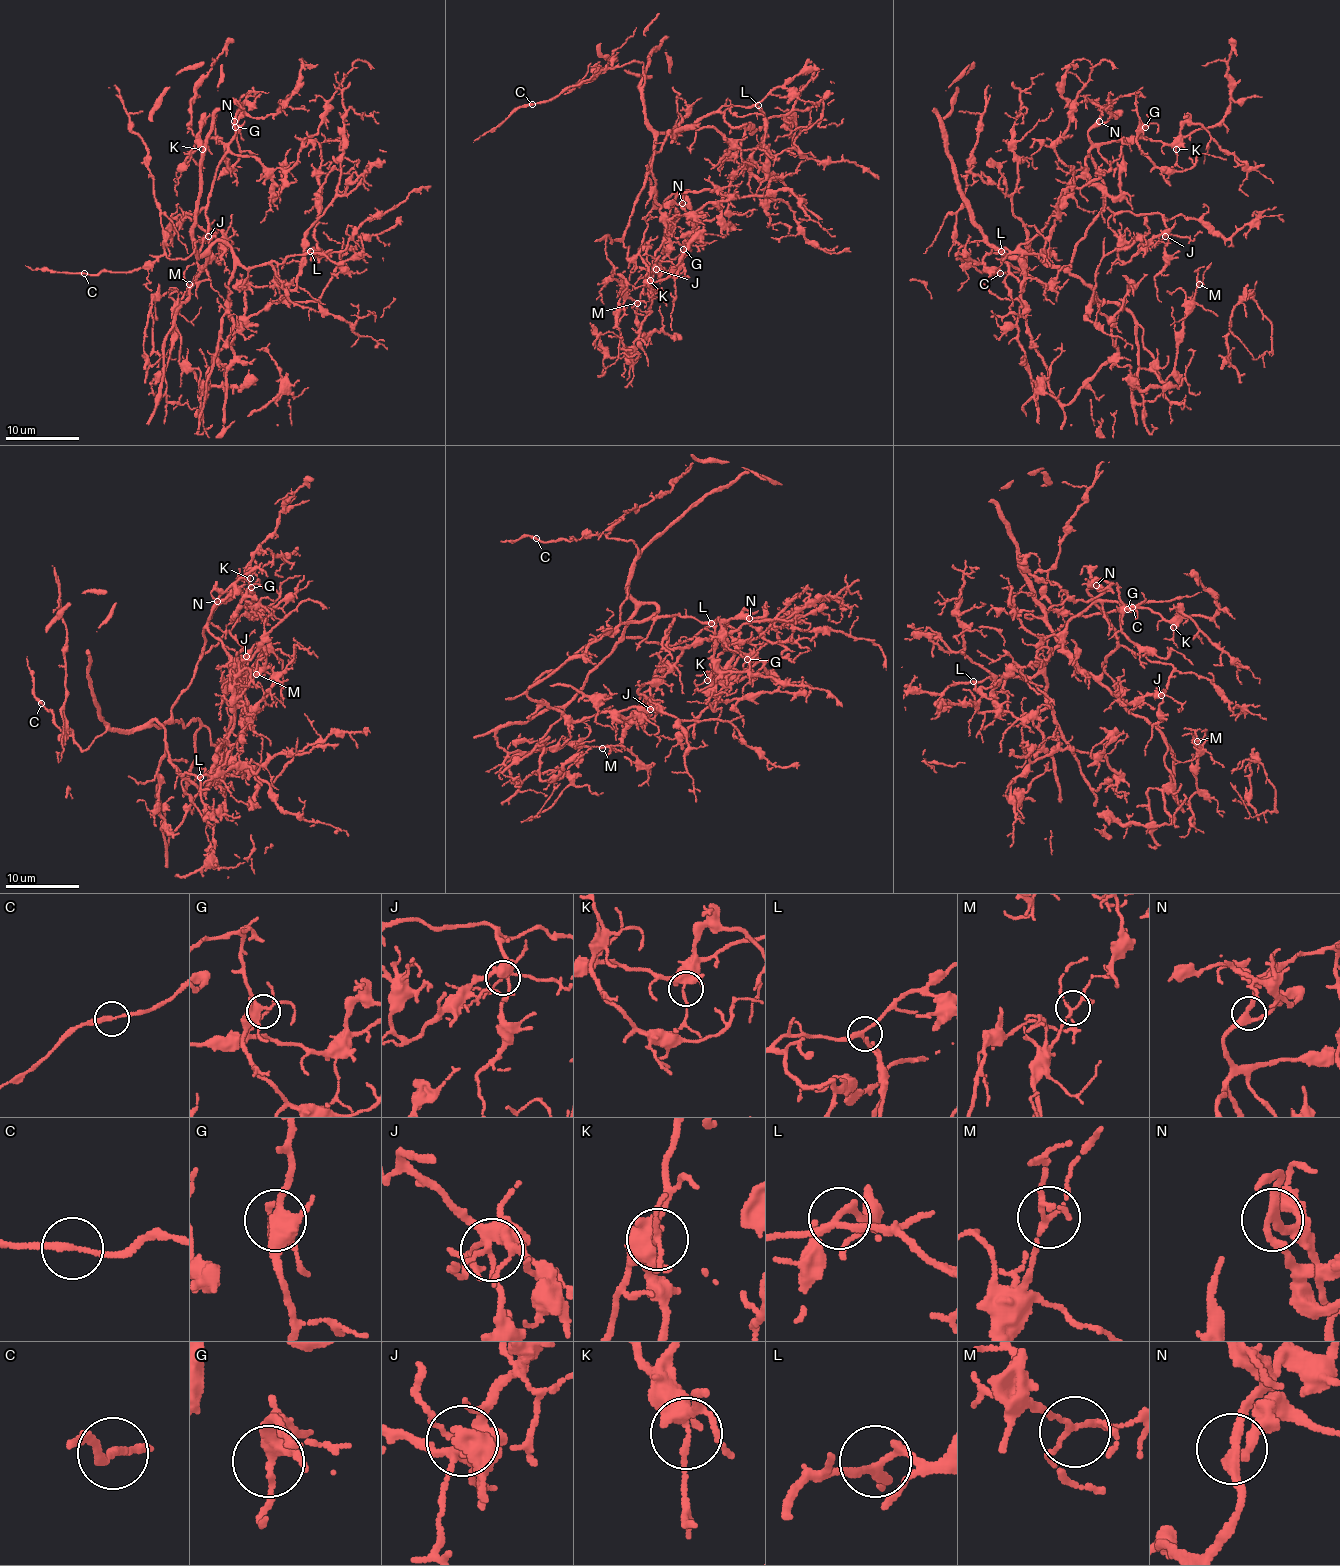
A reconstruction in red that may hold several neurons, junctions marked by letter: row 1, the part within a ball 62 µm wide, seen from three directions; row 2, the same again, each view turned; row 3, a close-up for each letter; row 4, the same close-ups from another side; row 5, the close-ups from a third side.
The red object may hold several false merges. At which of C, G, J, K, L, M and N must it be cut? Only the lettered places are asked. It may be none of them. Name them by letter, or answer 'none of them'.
none of them

